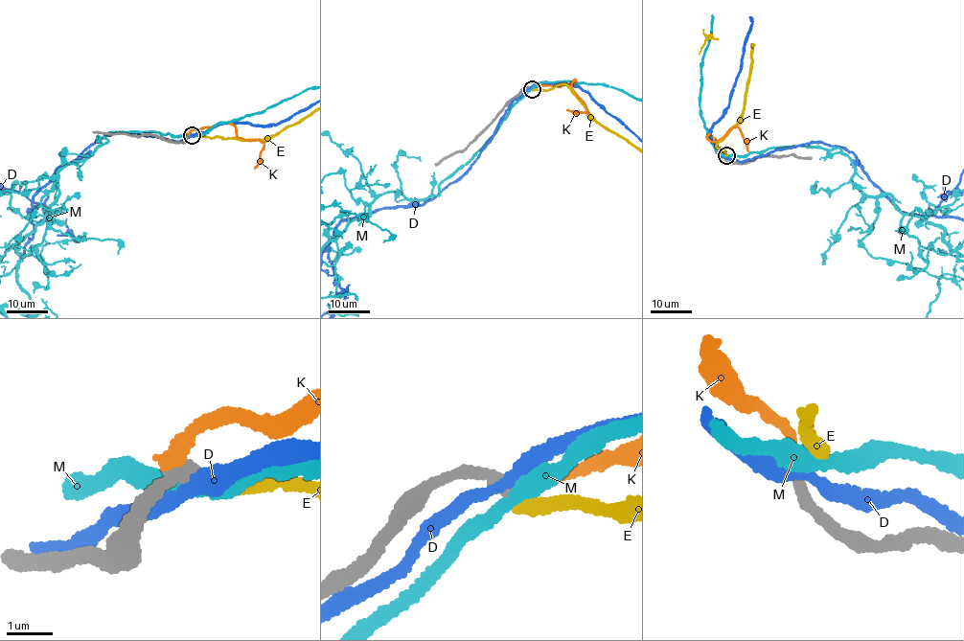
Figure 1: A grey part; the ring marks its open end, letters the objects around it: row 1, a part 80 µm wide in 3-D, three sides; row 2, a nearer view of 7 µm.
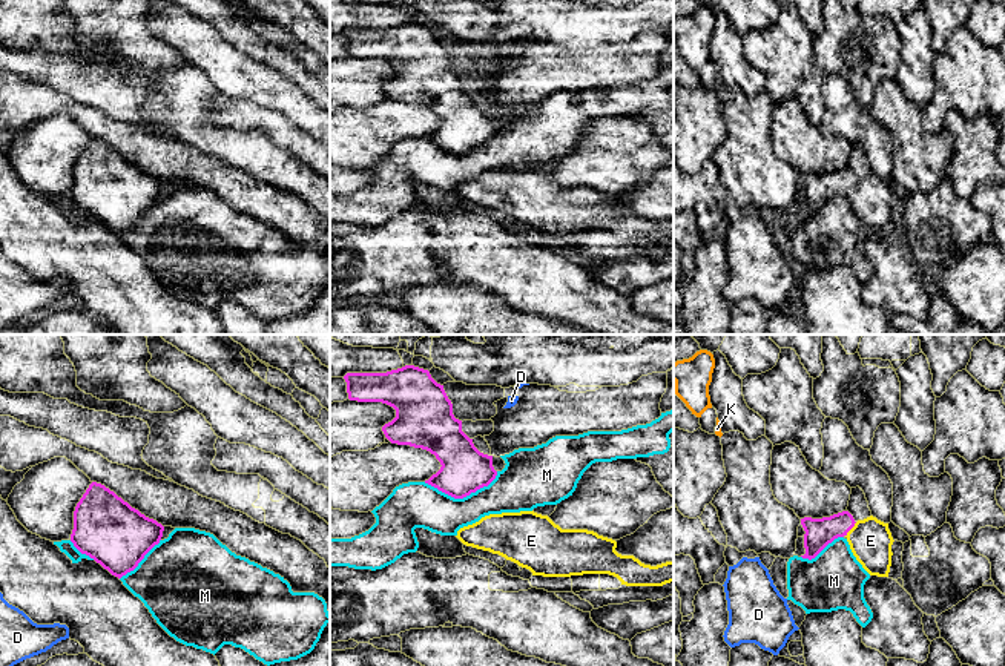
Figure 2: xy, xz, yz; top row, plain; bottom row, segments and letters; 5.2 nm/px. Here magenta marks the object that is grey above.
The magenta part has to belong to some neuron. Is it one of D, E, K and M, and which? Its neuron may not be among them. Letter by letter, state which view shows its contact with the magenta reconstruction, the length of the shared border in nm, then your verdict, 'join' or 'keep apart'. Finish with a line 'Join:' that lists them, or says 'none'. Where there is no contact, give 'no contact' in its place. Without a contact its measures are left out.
D: no contact | keep apart
E: yz | 100 nm | join
K: no contact | keep apart
M: xz | 400 nm | keep apart
Join: E

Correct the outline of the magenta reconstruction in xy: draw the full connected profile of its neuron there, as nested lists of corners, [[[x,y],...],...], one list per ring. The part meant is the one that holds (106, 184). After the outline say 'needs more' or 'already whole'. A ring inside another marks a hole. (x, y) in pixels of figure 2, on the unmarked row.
[[[92,138],[74,167],[71,198],[112,232],[133,227],[160,199],[164,183],[101,140]]]; already whole

